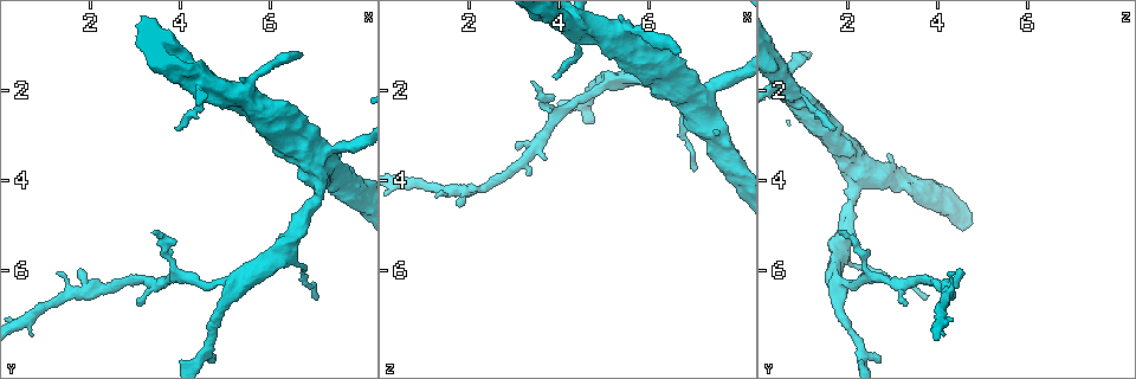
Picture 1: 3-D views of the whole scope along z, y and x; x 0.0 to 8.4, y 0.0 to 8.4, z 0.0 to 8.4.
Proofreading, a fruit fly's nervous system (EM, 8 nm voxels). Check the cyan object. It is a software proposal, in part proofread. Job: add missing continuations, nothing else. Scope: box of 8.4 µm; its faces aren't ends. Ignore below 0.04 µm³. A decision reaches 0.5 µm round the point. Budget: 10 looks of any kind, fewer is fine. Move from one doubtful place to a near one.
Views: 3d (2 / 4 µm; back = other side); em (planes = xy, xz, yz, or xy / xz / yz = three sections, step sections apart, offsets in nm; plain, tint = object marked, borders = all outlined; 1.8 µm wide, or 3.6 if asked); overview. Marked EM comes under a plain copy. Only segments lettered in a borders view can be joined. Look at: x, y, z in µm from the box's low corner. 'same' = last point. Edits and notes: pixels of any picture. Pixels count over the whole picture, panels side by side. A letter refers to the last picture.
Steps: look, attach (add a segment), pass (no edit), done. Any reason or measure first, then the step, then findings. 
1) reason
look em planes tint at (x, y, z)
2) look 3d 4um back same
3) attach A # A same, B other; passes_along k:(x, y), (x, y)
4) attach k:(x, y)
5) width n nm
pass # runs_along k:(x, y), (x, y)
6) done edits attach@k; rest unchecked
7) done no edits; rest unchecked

branch stops here
look em xz step 4 tint at (3.40, 5.20, 1.75)

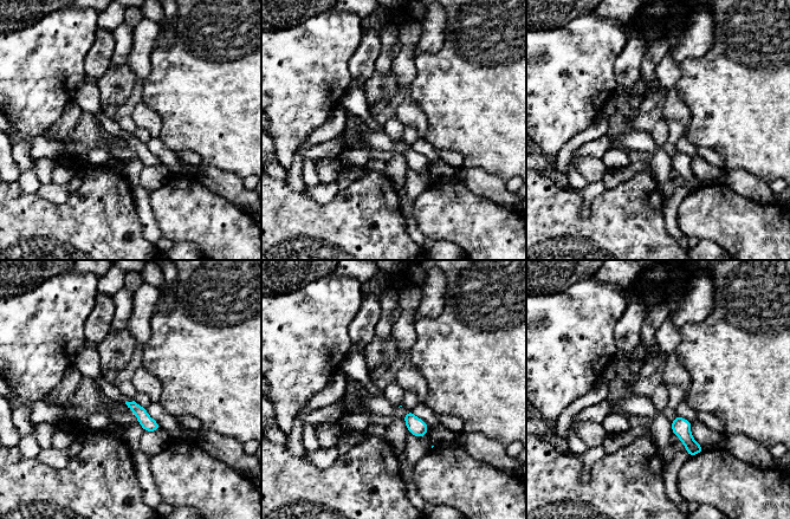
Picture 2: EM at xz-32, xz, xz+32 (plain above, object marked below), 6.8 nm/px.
cut it another way
look em planes borders same

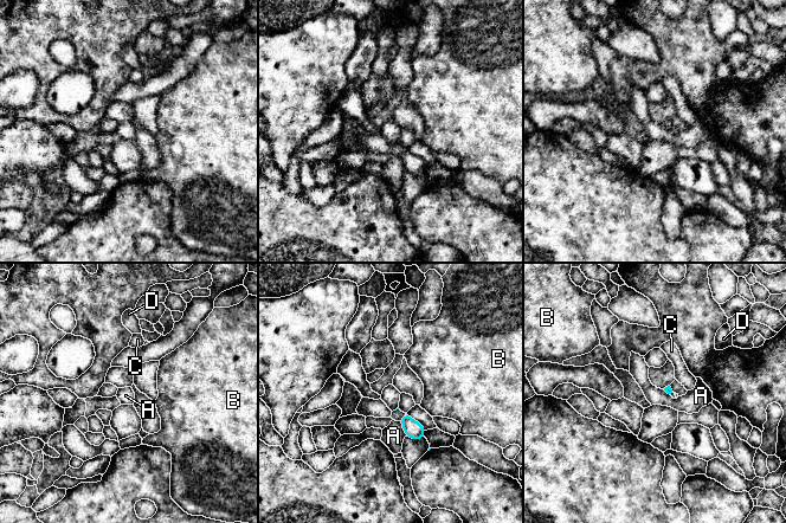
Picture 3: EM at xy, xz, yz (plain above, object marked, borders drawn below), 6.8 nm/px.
longest_contact A 120 nm
pass # A other, B other, C other, D other; none of them fits

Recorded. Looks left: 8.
thick end
look em planes borders at (5.10, 2.45, 1.25)

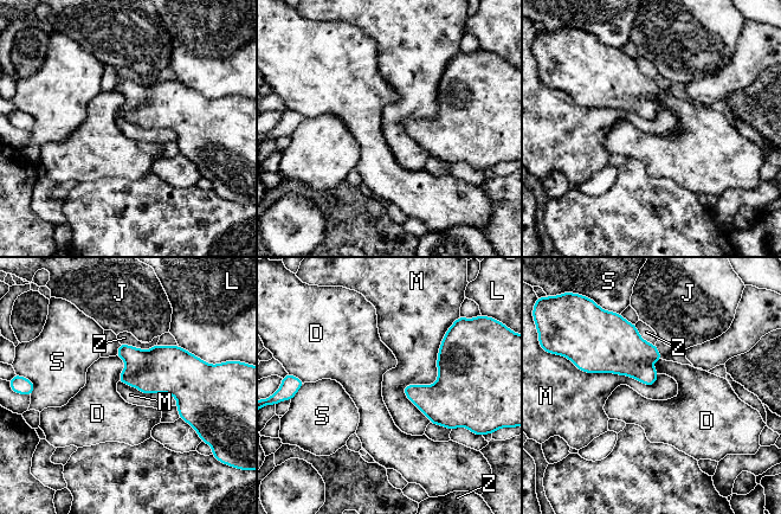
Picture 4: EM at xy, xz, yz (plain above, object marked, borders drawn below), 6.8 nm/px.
pass # D other, J other, L other, M other, S other, Z other; border 4:(446, 331), (428, 422); none of them fits

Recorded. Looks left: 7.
free end
look em xy step 8 borders at (1.85, 6.00, 4.55)

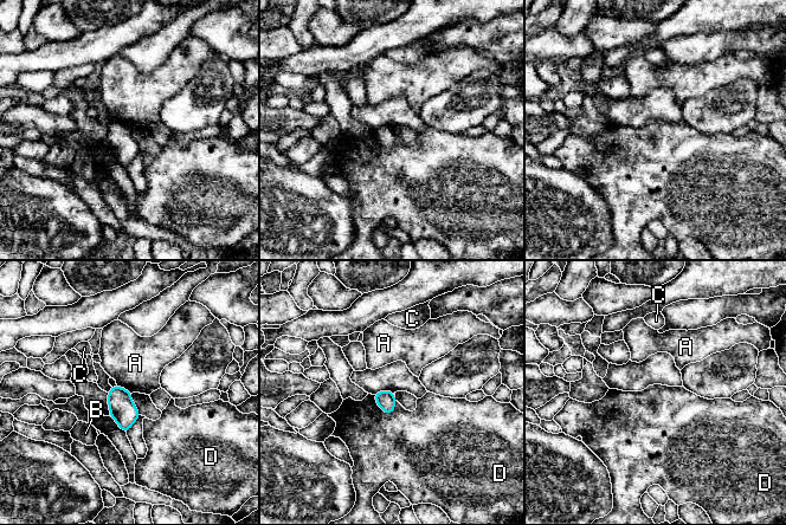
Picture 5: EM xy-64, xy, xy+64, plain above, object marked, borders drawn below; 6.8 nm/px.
look em xz step 4 borders same

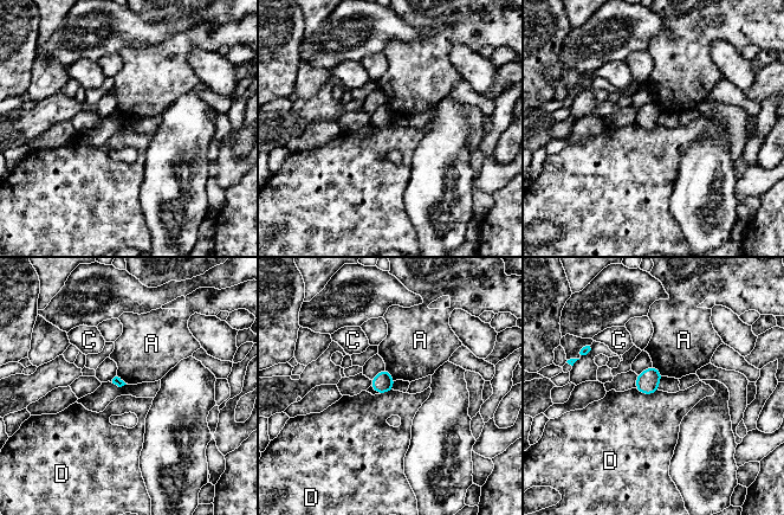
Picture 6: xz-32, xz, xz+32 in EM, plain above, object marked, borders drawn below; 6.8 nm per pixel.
longest_contact D 160 nm
pass # A other, C other, D other; border 6:(635, 387), (643, 393), (658, 391); no lettered segment goes on from it

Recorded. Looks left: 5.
thin end
look 3d 2um at (7.05, 6.55, 3.75)

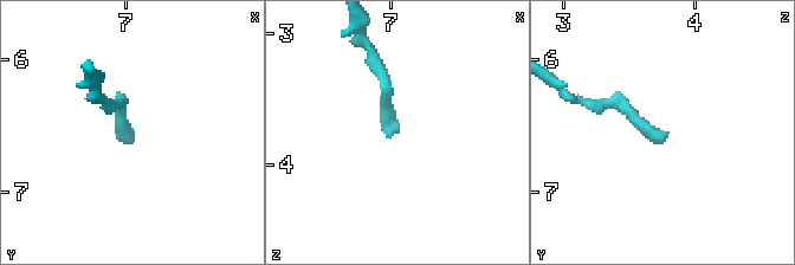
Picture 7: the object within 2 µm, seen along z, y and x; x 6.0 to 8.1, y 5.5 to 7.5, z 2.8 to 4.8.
look em planes borders at (7.06, 6.54, 3.74)

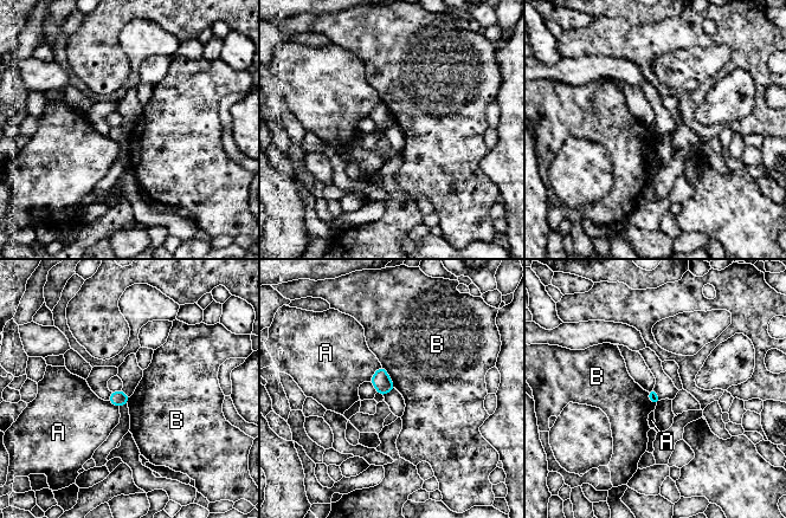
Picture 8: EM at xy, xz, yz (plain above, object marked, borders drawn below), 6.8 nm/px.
longest_contact B 190 nm
pass # A other, B other; border 8:(381, 364), (395, 388); none of them fits

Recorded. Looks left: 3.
done no edits; rest unchecked

